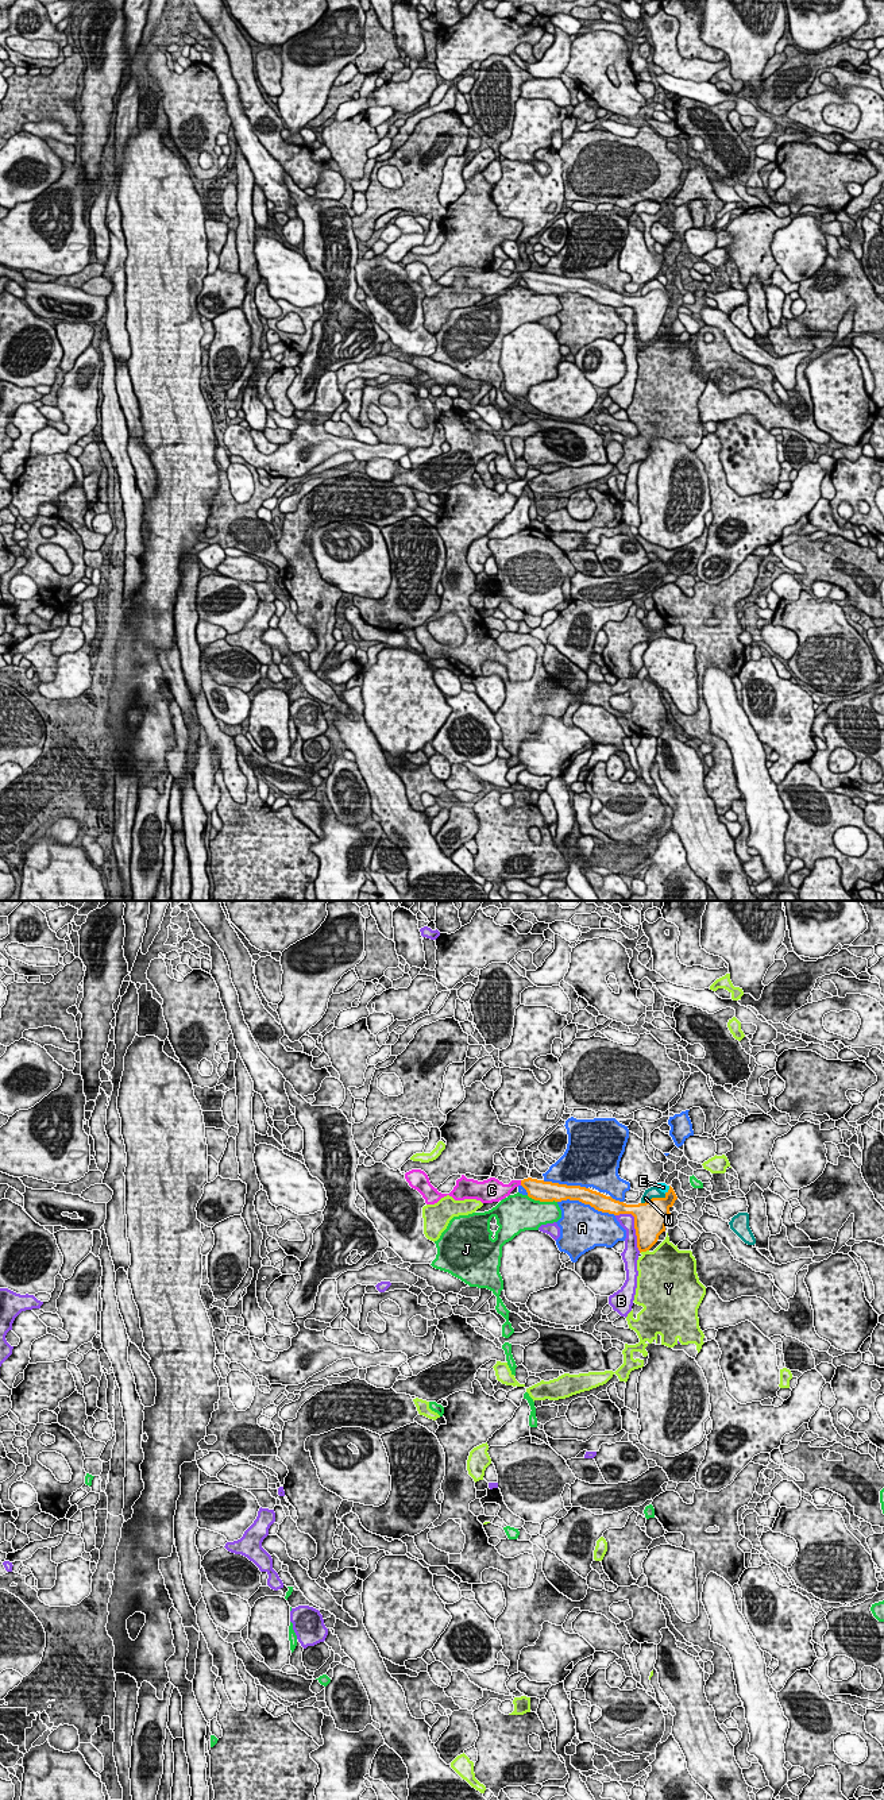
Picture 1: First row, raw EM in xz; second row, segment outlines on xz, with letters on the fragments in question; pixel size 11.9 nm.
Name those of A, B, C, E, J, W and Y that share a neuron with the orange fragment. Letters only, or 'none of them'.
C

